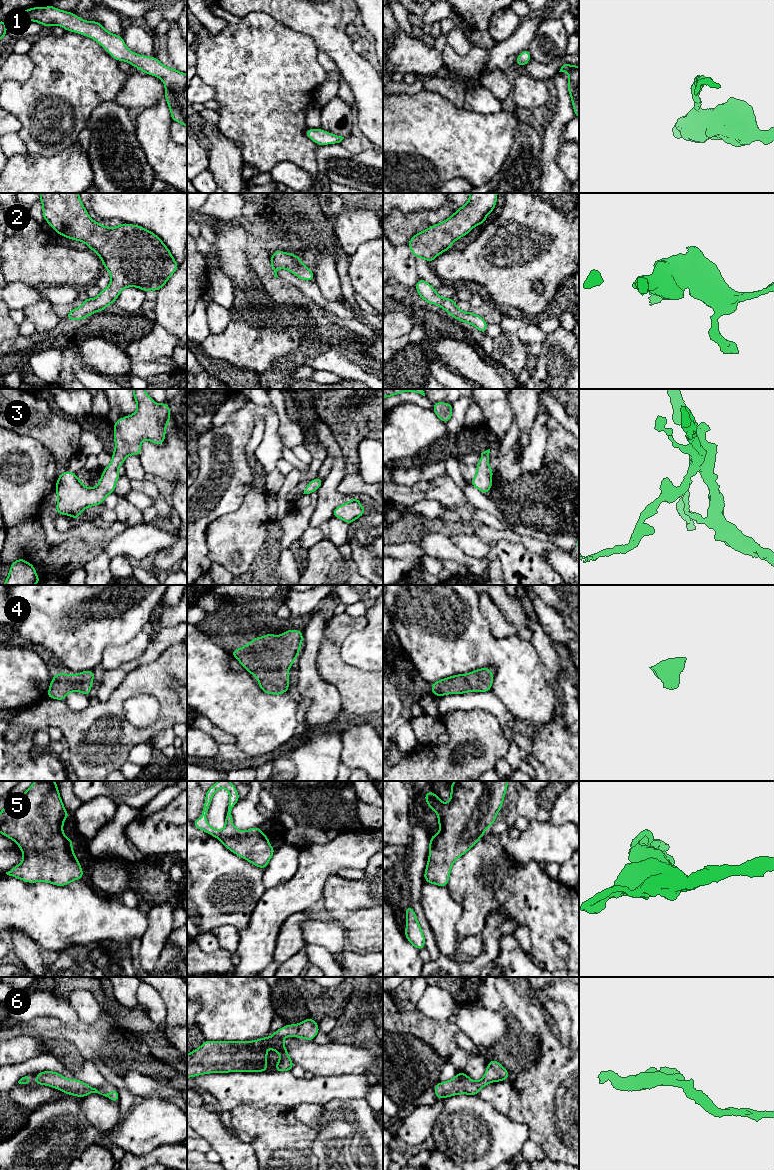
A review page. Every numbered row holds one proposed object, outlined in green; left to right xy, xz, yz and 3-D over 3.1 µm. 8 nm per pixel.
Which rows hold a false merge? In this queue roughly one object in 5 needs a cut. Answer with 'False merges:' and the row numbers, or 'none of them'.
False merges: none of them

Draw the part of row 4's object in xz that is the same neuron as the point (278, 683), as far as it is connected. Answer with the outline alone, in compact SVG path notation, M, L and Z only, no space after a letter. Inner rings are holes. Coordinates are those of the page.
M286 630L278 636L269 633L230 653L257 678L262 692L280 695L289 690L288 670L300 653L302 640L299 630Z

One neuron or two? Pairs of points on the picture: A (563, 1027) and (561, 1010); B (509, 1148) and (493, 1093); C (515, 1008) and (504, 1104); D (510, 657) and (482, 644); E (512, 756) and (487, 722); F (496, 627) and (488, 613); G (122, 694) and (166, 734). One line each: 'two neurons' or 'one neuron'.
A: one neuron
B: two neurons
C: two neurons
D: one neuron
E: two neurons
F: one neuron
G: two neurons

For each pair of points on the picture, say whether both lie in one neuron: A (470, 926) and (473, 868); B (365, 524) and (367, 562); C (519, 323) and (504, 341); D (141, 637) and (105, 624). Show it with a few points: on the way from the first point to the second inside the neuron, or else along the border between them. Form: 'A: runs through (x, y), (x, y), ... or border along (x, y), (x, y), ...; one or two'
A: runs through (472, 912), (472, 882); one
B: runs through (372, 533), (372, 553); one
C: border along (502, 331), (515, 335), (526, 345); two
D: border along (146, 628), (139, 631), (126, 642), (114, 646); two

